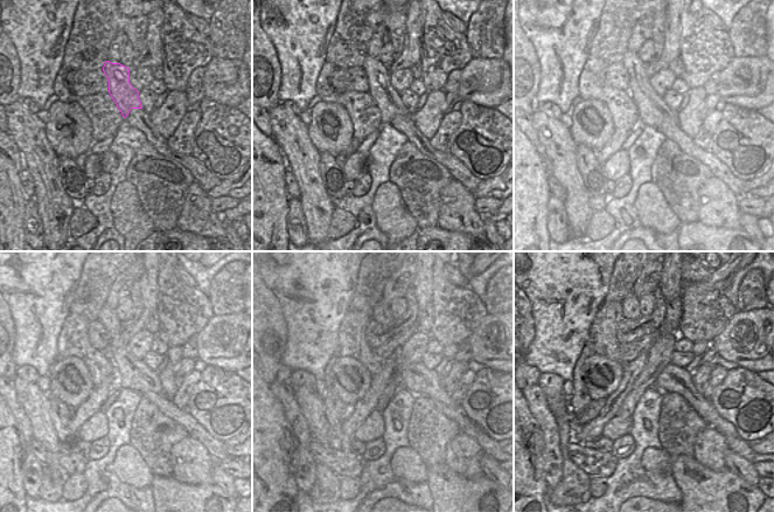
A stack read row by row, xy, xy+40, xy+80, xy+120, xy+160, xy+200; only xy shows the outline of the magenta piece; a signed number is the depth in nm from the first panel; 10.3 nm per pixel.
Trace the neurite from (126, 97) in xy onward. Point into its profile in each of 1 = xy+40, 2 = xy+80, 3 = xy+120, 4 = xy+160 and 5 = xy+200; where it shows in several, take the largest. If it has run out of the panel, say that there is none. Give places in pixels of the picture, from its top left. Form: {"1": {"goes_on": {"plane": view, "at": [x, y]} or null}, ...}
{"1": {"goes_on": {"plane": "xy+40", "at": [388, 99]}}, "2": {"goes_on": {"plane": "xy+80", "at": [653, 110]}}, "3": {"goes_on": {"plane": "xy+120", "at": [134, 374]}}, "4": {"goes_on": {"plane": "xy+160", "at": [401, 376]}}, "5": {"goes_on": {"plane": "xy+200", "at": [674, 379]}}}

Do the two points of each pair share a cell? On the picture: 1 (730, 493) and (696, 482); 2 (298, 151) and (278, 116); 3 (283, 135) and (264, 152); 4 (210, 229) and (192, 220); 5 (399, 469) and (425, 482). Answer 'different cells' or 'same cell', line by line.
1: same cell
2: same cell
3: different cells
4: same cell
5: different cells

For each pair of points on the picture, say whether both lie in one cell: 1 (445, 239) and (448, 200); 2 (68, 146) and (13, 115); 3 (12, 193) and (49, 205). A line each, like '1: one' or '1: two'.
1: two
2: two
3: two

